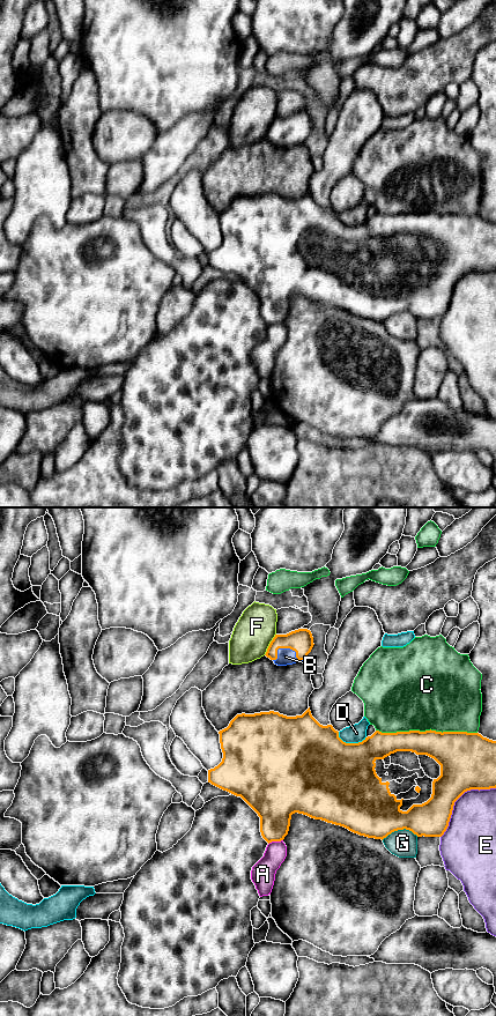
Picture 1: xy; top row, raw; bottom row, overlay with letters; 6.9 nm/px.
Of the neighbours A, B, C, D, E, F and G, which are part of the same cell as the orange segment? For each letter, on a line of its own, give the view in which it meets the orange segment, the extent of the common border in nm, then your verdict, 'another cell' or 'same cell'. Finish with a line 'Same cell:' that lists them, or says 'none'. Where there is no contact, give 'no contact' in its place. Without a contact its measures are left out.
A: meets orange in xy; contact 110 nm long; another cell
B: meets orange in xy; contact 200 nm long; same cell
C: meets orange in xy; contact 700 nm long; another cell
D: meets orange in xy; contact 200 nm long; another cell
E: meets orange in xy; contact 500 nm long; another cell
F: meets orange in xy; contact 170 nm long; another cell
G: meets orange in xy; contact 260 nm long; another cell
Same cell: B

